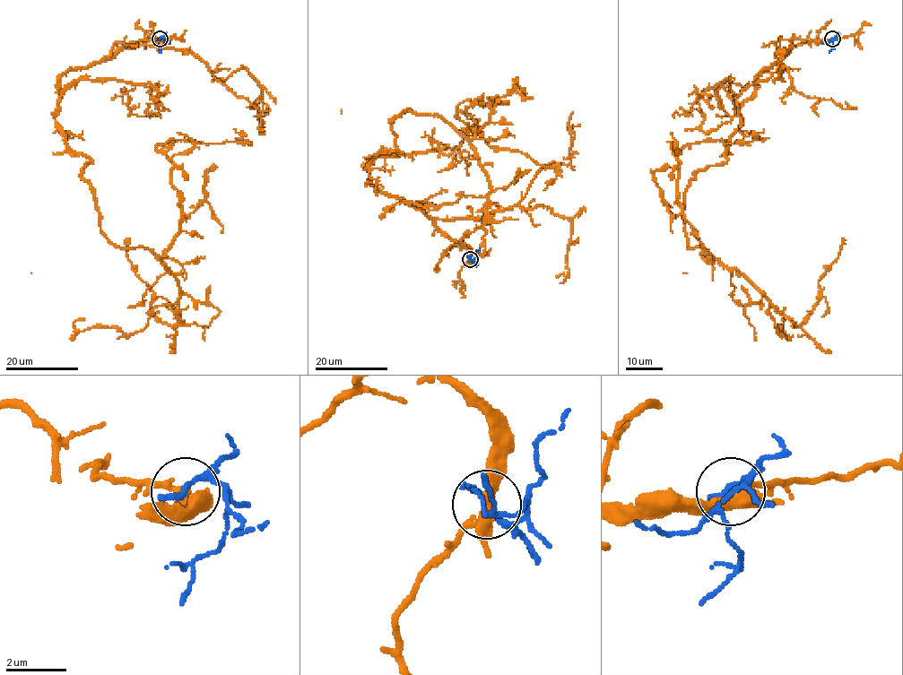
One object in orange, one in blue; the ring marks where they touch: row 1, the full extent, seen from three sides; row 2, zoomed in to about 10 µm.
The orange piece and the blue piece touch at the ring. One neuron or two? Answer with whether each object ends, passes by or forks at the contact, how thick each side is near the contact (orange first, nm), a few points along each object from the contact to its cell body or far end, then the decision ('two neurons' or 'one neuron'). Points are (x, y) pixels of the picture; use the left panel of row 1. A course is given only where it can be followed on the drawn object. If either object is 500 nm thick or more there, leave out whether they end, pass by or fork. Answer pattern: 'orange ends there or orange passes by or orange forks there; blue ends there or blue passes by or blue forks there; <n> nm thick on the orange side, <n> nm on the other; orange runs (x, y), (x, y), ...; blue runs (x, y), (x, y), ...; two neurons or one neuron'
orange forks there; blue ends there; 320 nm thick on the orange side, 240 nm on the other; orange runs (160, 39), (59, 78), (101, 231), (164, 255), (180, 205), (159, 144), (247, 142), (234, 128); blue runs (160, 38), (164, 38), (165, 44), (160, 52); two neurons

